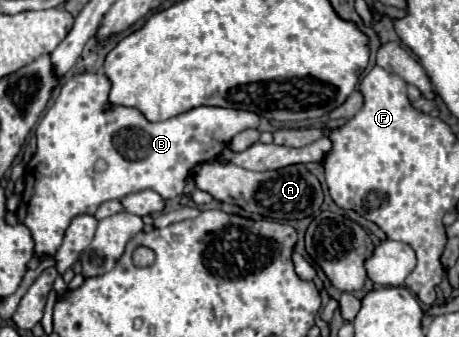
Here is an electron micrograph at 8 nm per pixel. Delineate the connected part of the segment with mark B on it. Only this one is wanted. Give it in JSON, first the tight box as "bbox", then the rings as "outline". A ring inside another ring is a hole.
{"bbox":[16,74,260,256],"outline":[[[74,74],[62,84],[54,104],[44,112],[36,128],[38,148],[26,164],[24,192],[16,210],[18,224],[24,224],[32,234],[34,256],[54,256],[72,218],[76,218],[78,214],[94,214],[106,200],[122,200],[124,196],[142,190],[154,190],[164,200],[180,196],[186,184],[186,176],[194,166],[218,158],[238,132],[256,128],[260,120],[258,114],[248,110],[198,106],[162,122],[148,122],[136,108],[114,108],[108,102],[108,92],[110,80],[104,74]]]}

